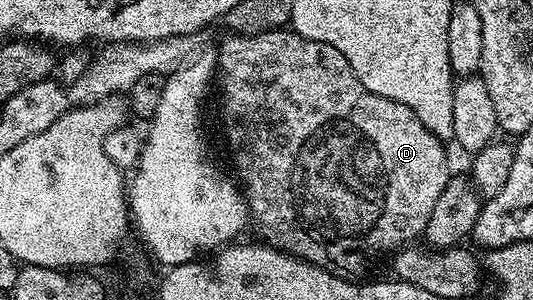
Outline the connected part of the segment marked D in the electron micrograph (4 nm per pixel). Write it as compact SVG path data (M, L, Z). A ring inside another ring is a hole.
M282 30L280 32L264 32L258 36L238 36L236 34L226 35L226 40L221 44L221 52L216 53L217 57L217 74L215 77L215 88L221 91L221 120L225 123L225 136L229 139L229 144L237 153L233 156L233 164L237 167L237 172L241 175L239 179L240 187L243 189L245 203L249 206L249 215L251 217L252 227L257 227L257 232L262 241L268 247L286 252L288 256L294 256L297 260L306 260L309 264L314 264L316 268L322 268L324 272L329 272L332 276L338 276L344 280L356 281L369 267L372 266L373 260L377 260L380 256L388 257L390 254L396 253L398 250L412 245L413 240L424 233L427 222L431 218L431 210L435 210L435 201L438 200L439 194L443 194L443 186L447 186L447 182L451 178L449 172L449 156L445 153L446 145L435 134L431 134L431 130L427 130L427 126L423 126L423 122L419 122L419 118L407 106L403 106L399 102L395 102L391 98L383 98L379 94L375 94L371 90L367 90L367 86L363 86L363 82L359 82L359 78L355 74L355 70L351 70L351 62L347 62L347 58L343 58L343 54L339 50L335 50L335 46L327 46L327 42L315 42L311 38L303 38L298 32L292 30Z

